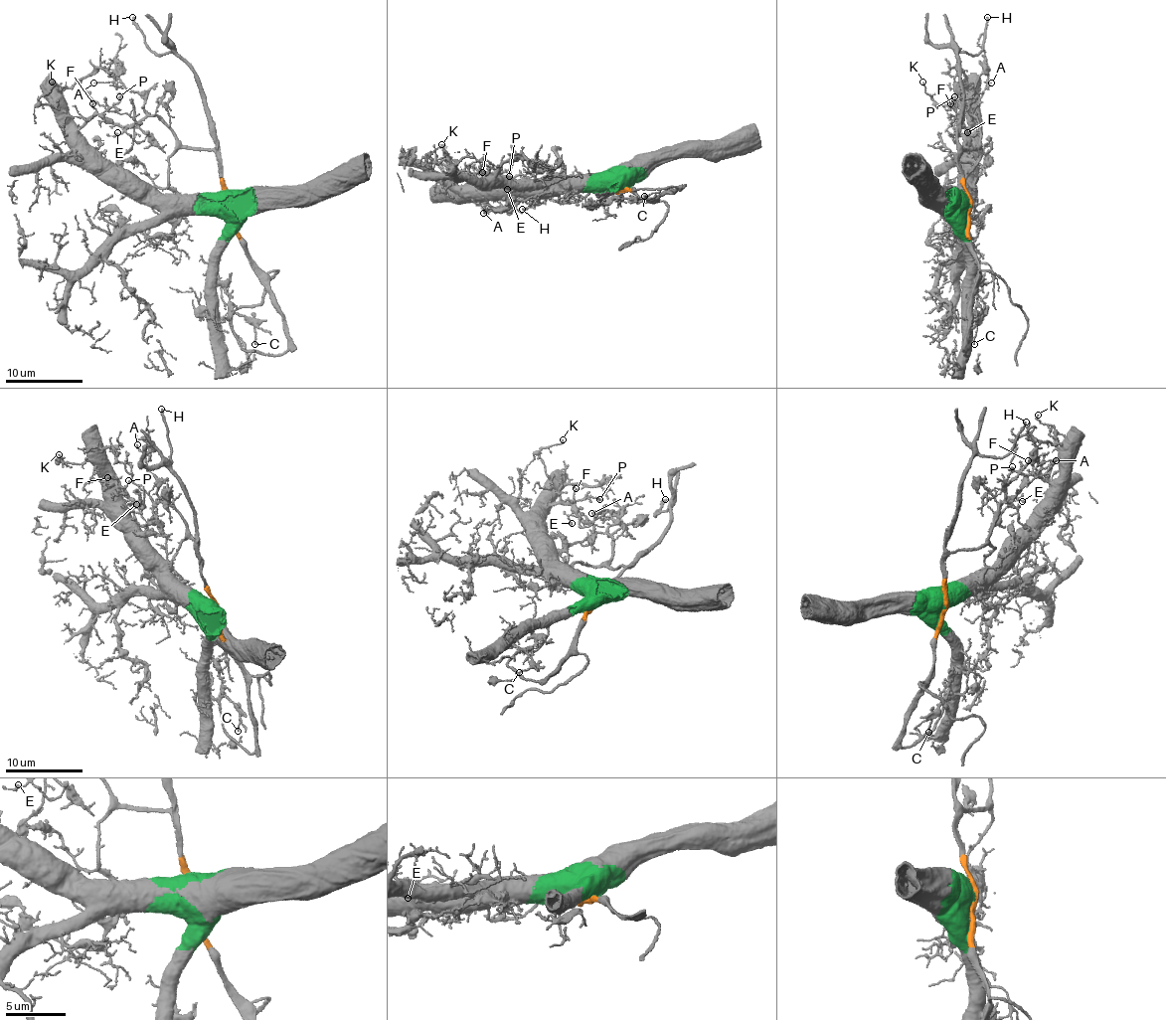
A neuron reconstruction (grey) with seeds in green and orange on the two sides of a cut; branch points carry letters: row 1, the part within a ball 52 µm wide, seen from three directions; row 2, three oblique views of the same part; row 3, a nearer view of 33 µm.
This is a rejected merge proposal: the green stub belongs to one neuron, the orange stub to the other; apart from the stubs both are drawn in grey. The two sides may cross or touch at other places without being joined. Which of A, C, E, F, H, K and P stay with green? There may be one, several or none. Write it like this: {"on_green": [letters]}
{"on_green": ["E", "F", "K", "P"]}

